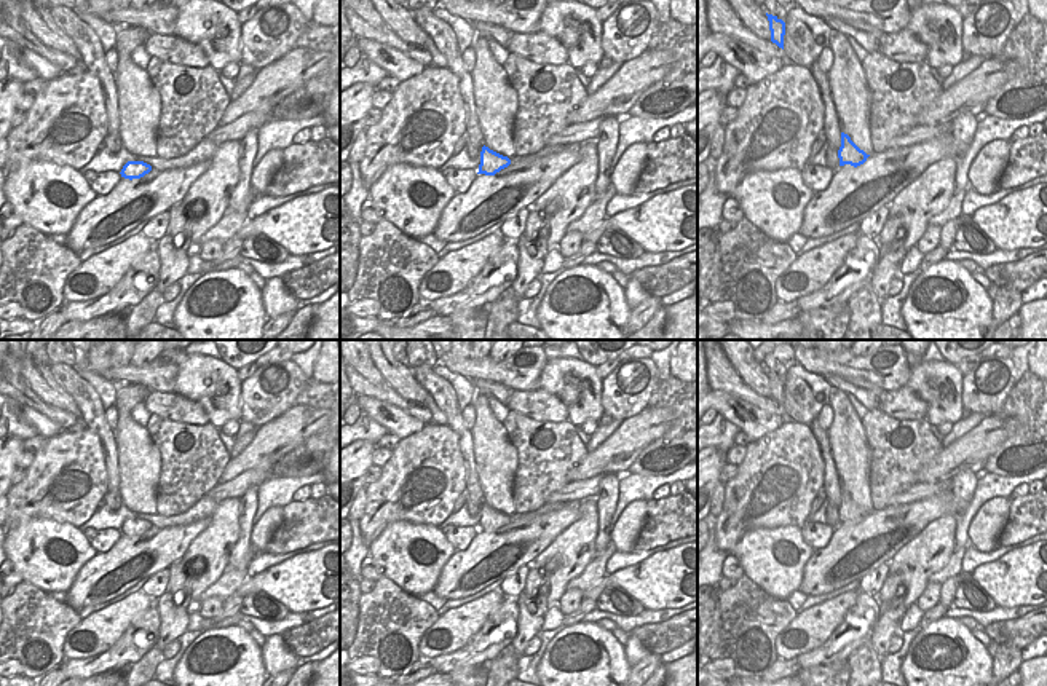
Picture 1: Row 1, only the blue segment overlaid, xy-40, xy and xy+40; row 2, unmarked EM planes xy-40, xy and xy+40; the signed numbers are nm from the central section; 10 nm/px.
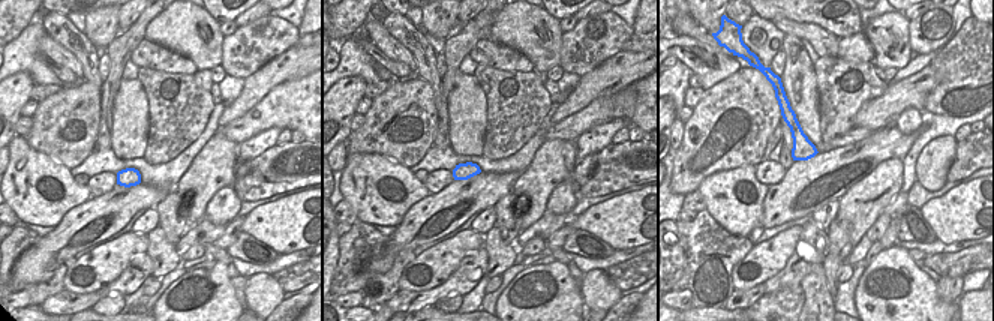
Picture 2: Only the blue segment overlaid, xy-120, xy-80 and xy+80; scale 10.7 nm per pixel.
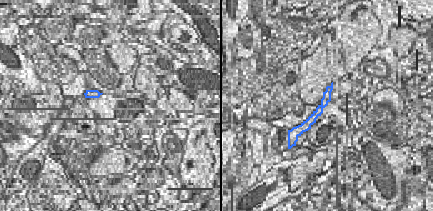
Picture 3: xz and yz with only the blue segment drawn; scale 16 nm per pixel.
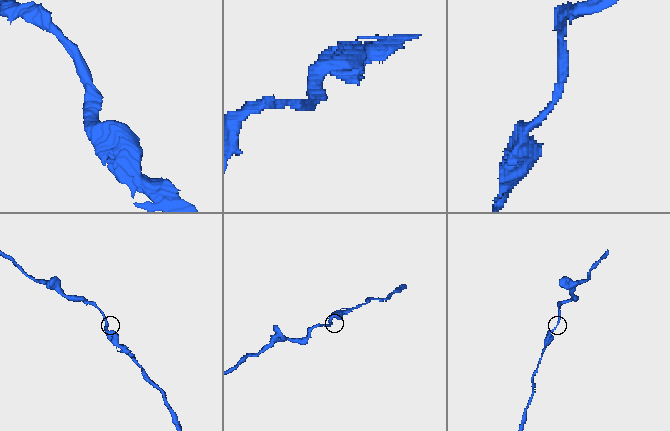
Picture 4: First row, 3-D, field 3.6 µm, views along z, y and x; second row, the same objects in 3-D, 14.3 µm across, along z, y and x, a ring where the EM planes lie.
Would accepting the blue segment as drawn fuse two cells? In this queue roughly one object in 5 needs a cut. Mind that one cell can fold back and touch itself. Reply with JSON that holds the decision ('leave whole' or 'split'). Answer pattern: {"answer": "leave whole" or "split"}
{"answer": "leave whole"}

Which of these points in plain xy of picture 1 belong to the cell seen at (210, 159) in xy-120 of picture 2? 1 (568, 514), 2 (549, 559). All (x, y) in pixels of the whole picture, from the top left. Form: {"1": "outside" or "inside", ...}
{"1": "outside", "2": "inside"}

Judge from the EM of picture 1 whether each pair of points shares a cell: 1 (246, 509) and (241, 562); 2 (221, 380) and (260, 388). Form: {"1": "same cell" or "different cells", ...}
{"1": "same cell", "2": "different cells"}

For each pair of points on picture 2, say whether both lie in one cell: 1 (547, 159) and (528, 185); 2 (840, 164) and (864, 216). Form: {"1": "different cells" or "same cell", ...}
{"1": "same cell", "2": "different cells"}

